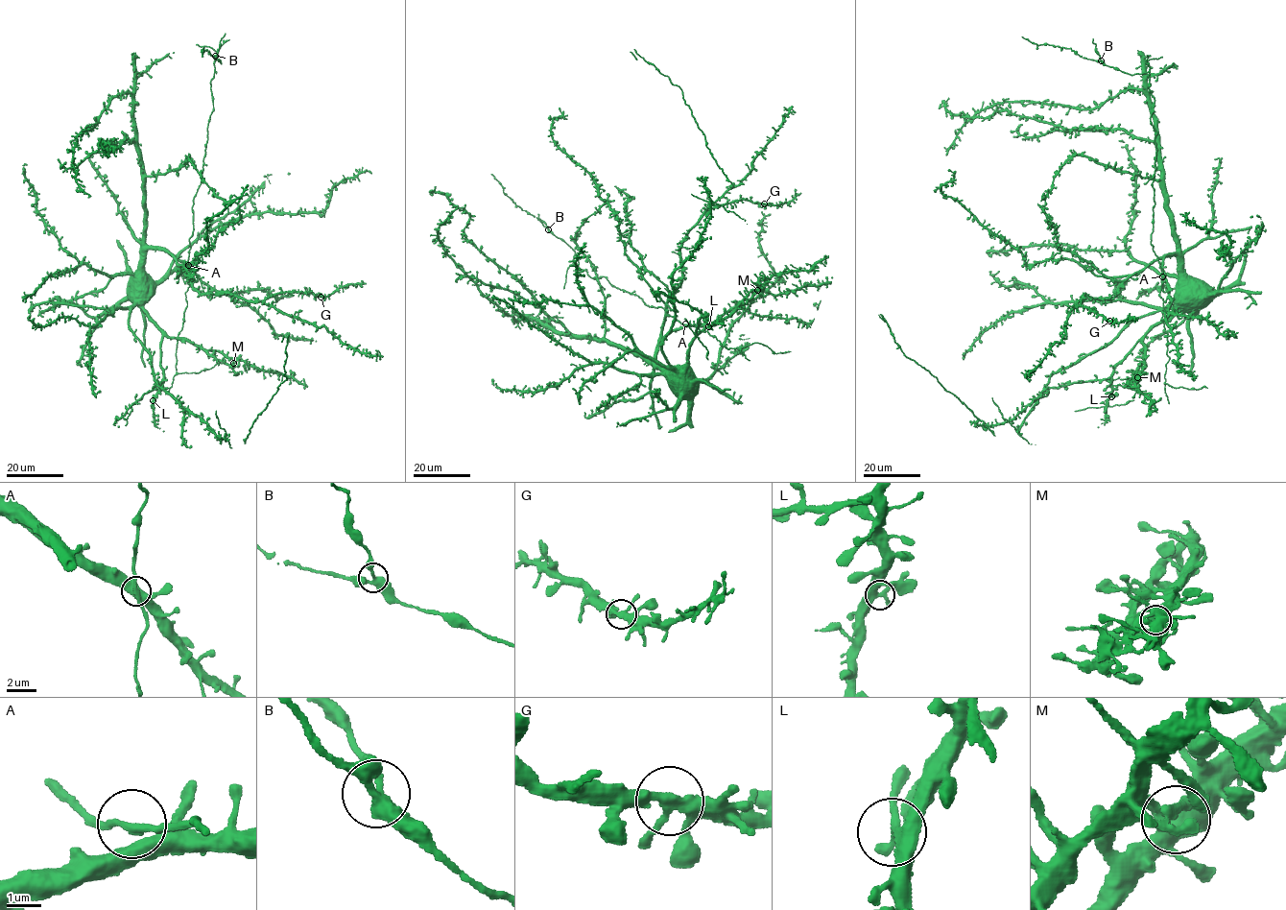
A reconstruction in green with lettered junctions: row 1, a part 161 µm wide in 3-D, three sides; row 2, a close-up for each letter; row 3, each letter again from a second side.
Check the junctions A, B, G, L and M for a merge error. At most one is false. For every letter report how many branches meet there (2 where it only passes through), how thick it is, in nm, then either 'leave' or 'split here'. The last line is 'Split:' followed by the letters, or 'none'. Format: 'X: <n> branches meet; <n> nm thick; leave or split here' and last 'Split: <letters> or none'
A: 3 branches meet; 240 nm thick; leave
B: 3 branches meet; 360 nm thick; leave
G: 3 branches meet; 320 nm thick; leave
L: 3 branches meet; 320 nm thick; leave
M: 3 branches meet; 240 nm thick; leave
Split: none

